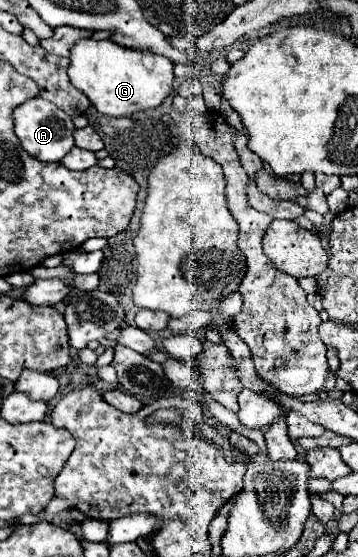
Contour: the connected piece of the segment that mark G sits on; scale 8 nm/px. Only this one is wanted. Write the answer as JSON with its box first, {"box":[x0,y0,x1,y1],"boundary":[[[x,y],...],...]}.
{"box":[70,39,174,117],"boundary":[[[80,39],[70,51],[70,81],[90,103],[110,117],[124,117],[136,111],[158,107],[172,91],[174,63],[168,57],[152,55],[152,51],[132,51],[110,39]]]}

